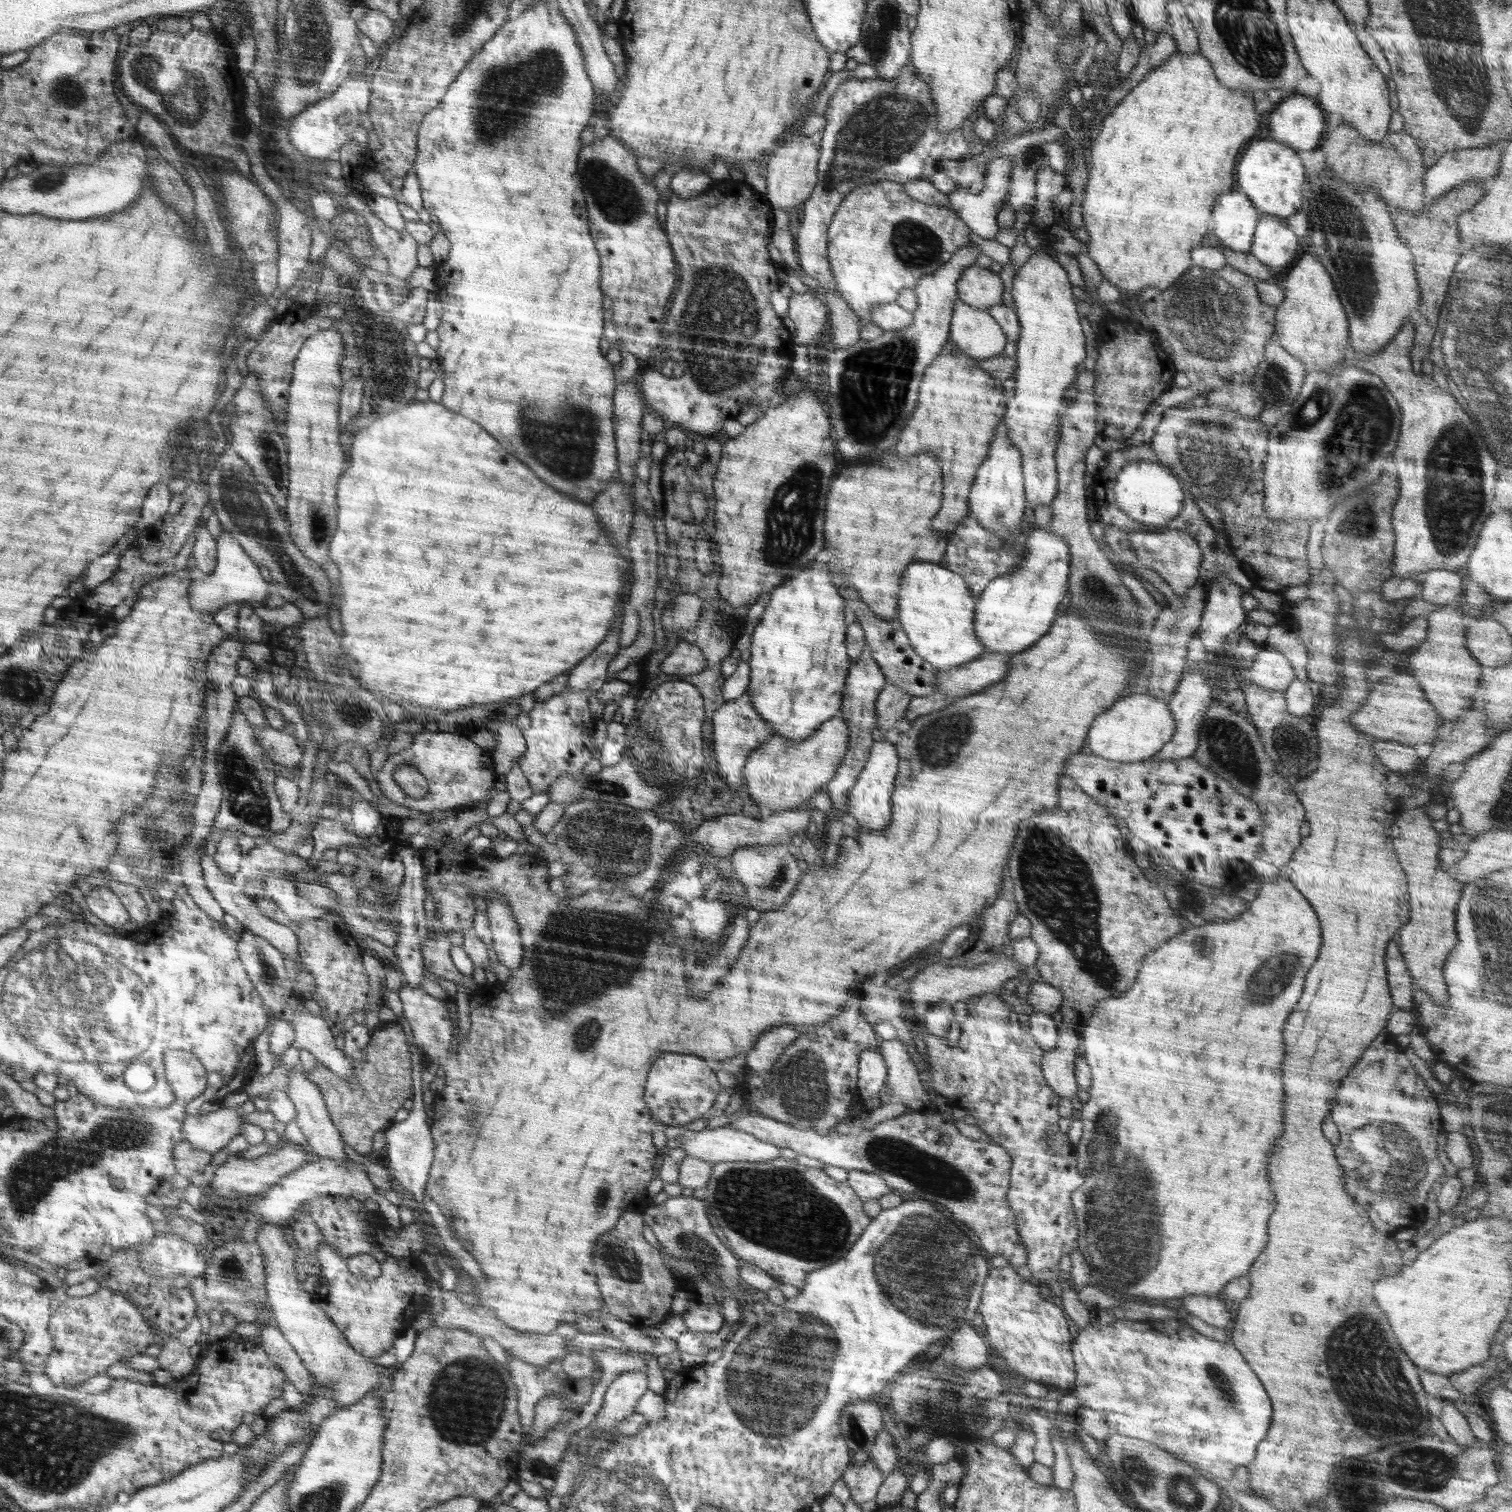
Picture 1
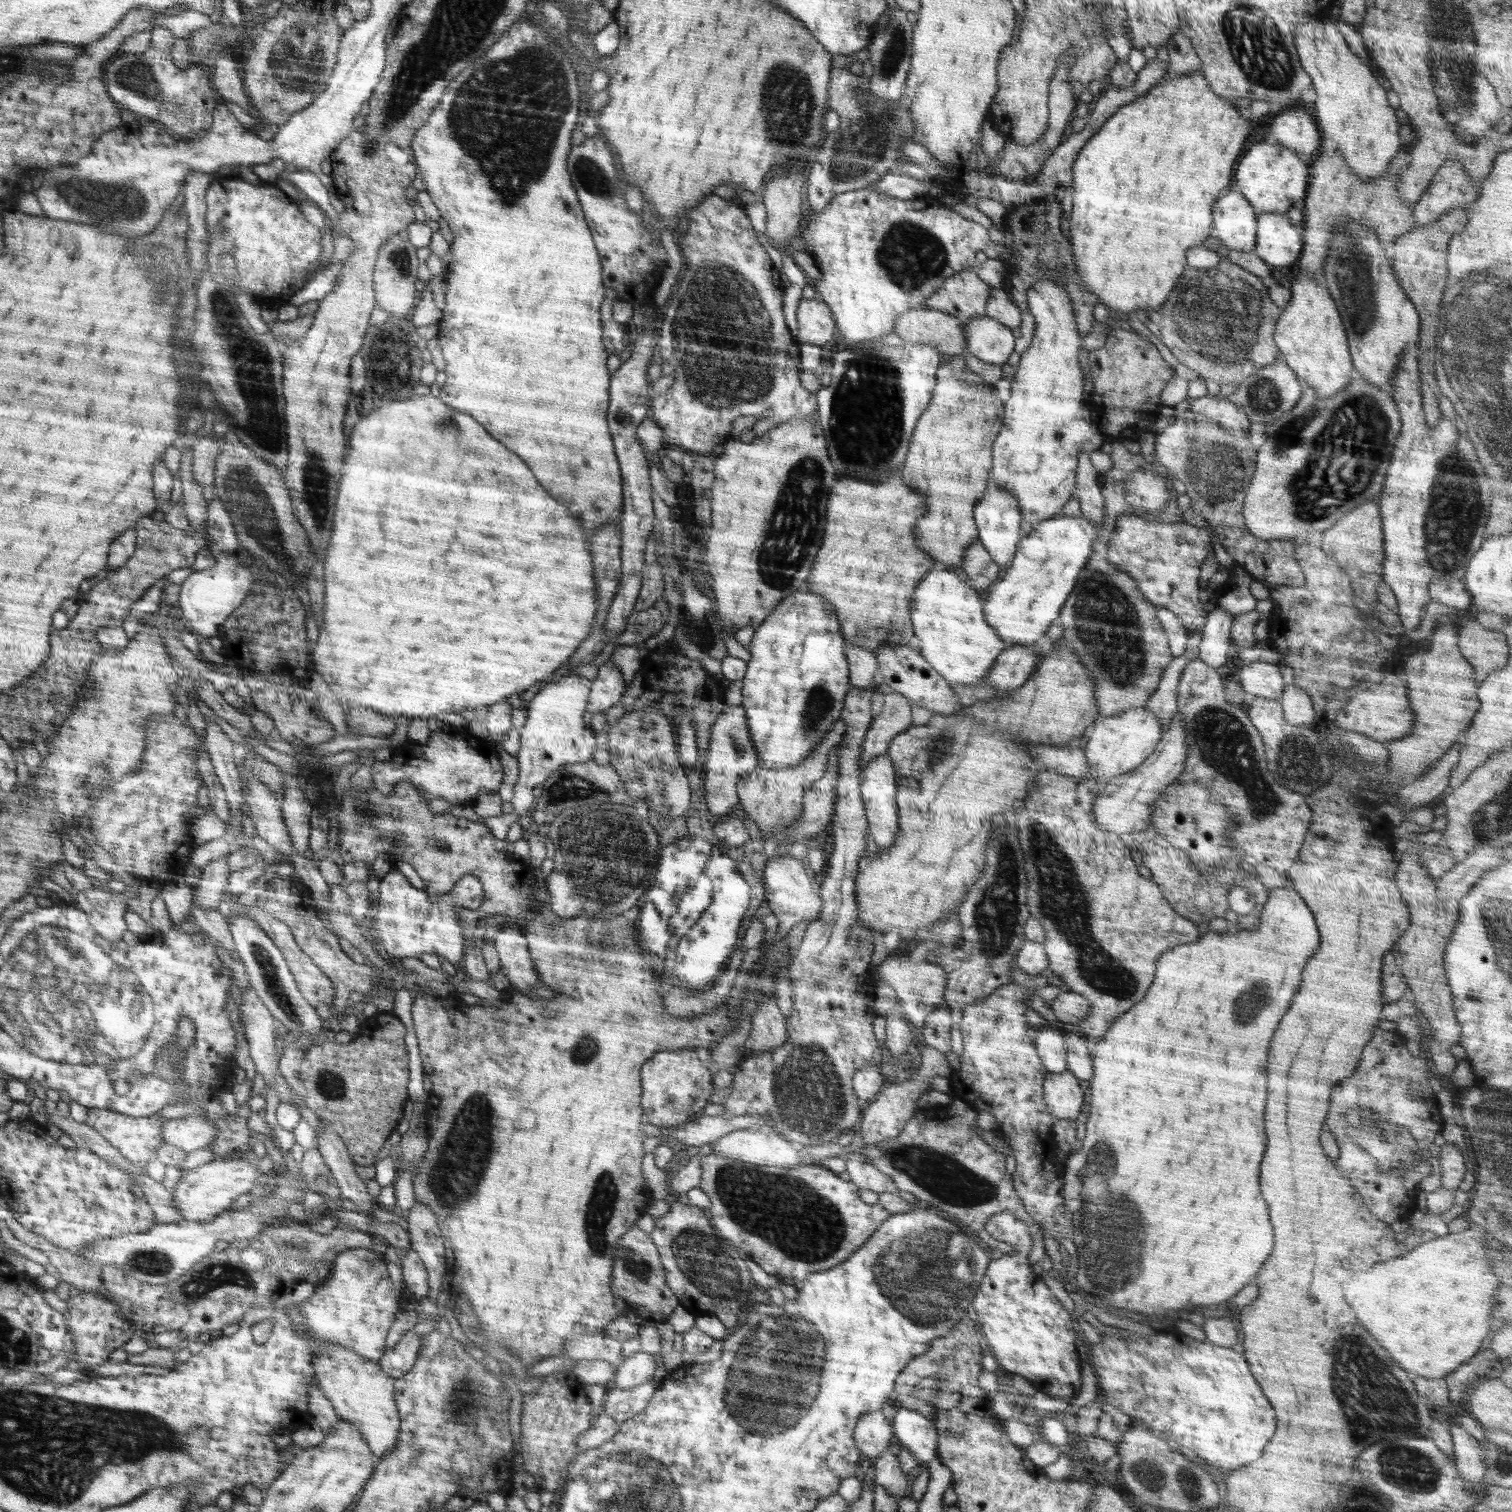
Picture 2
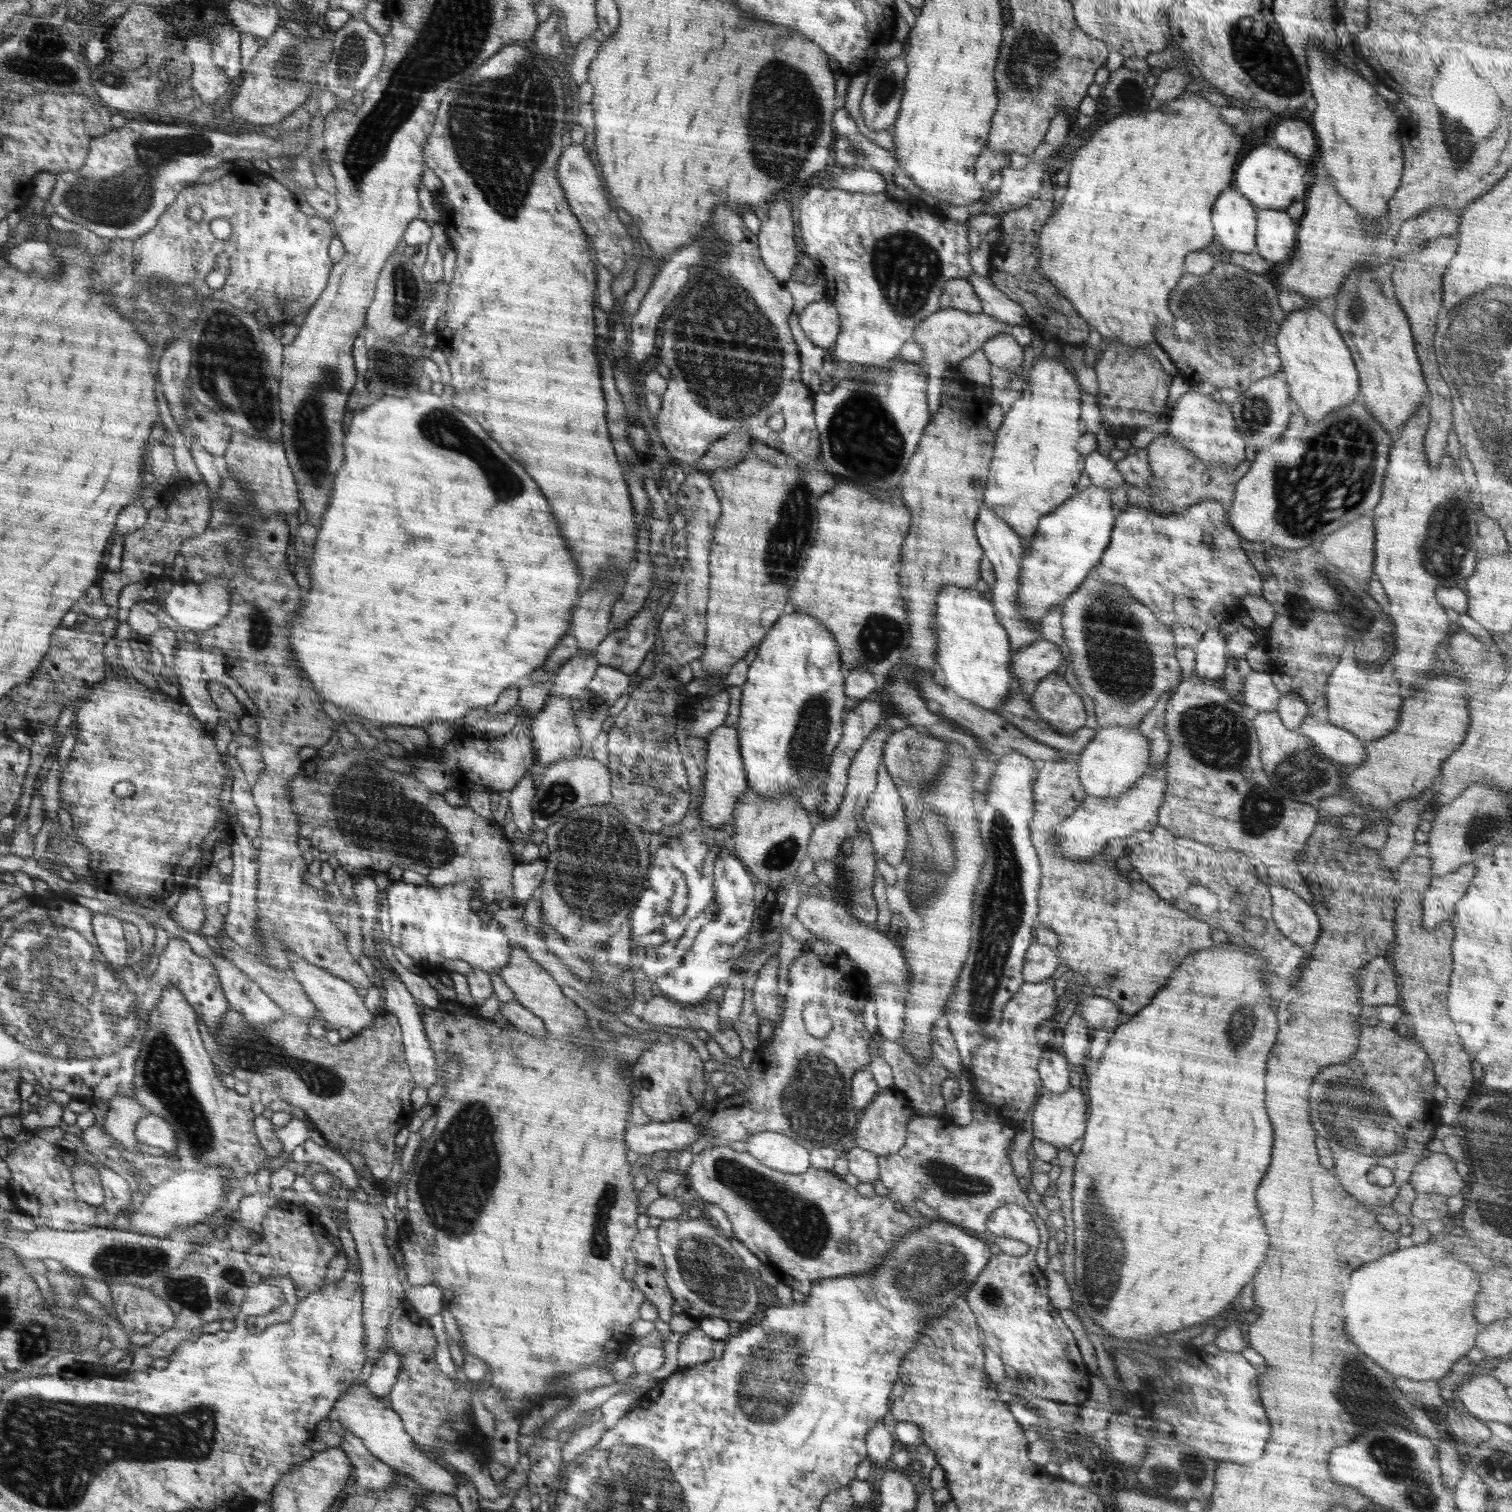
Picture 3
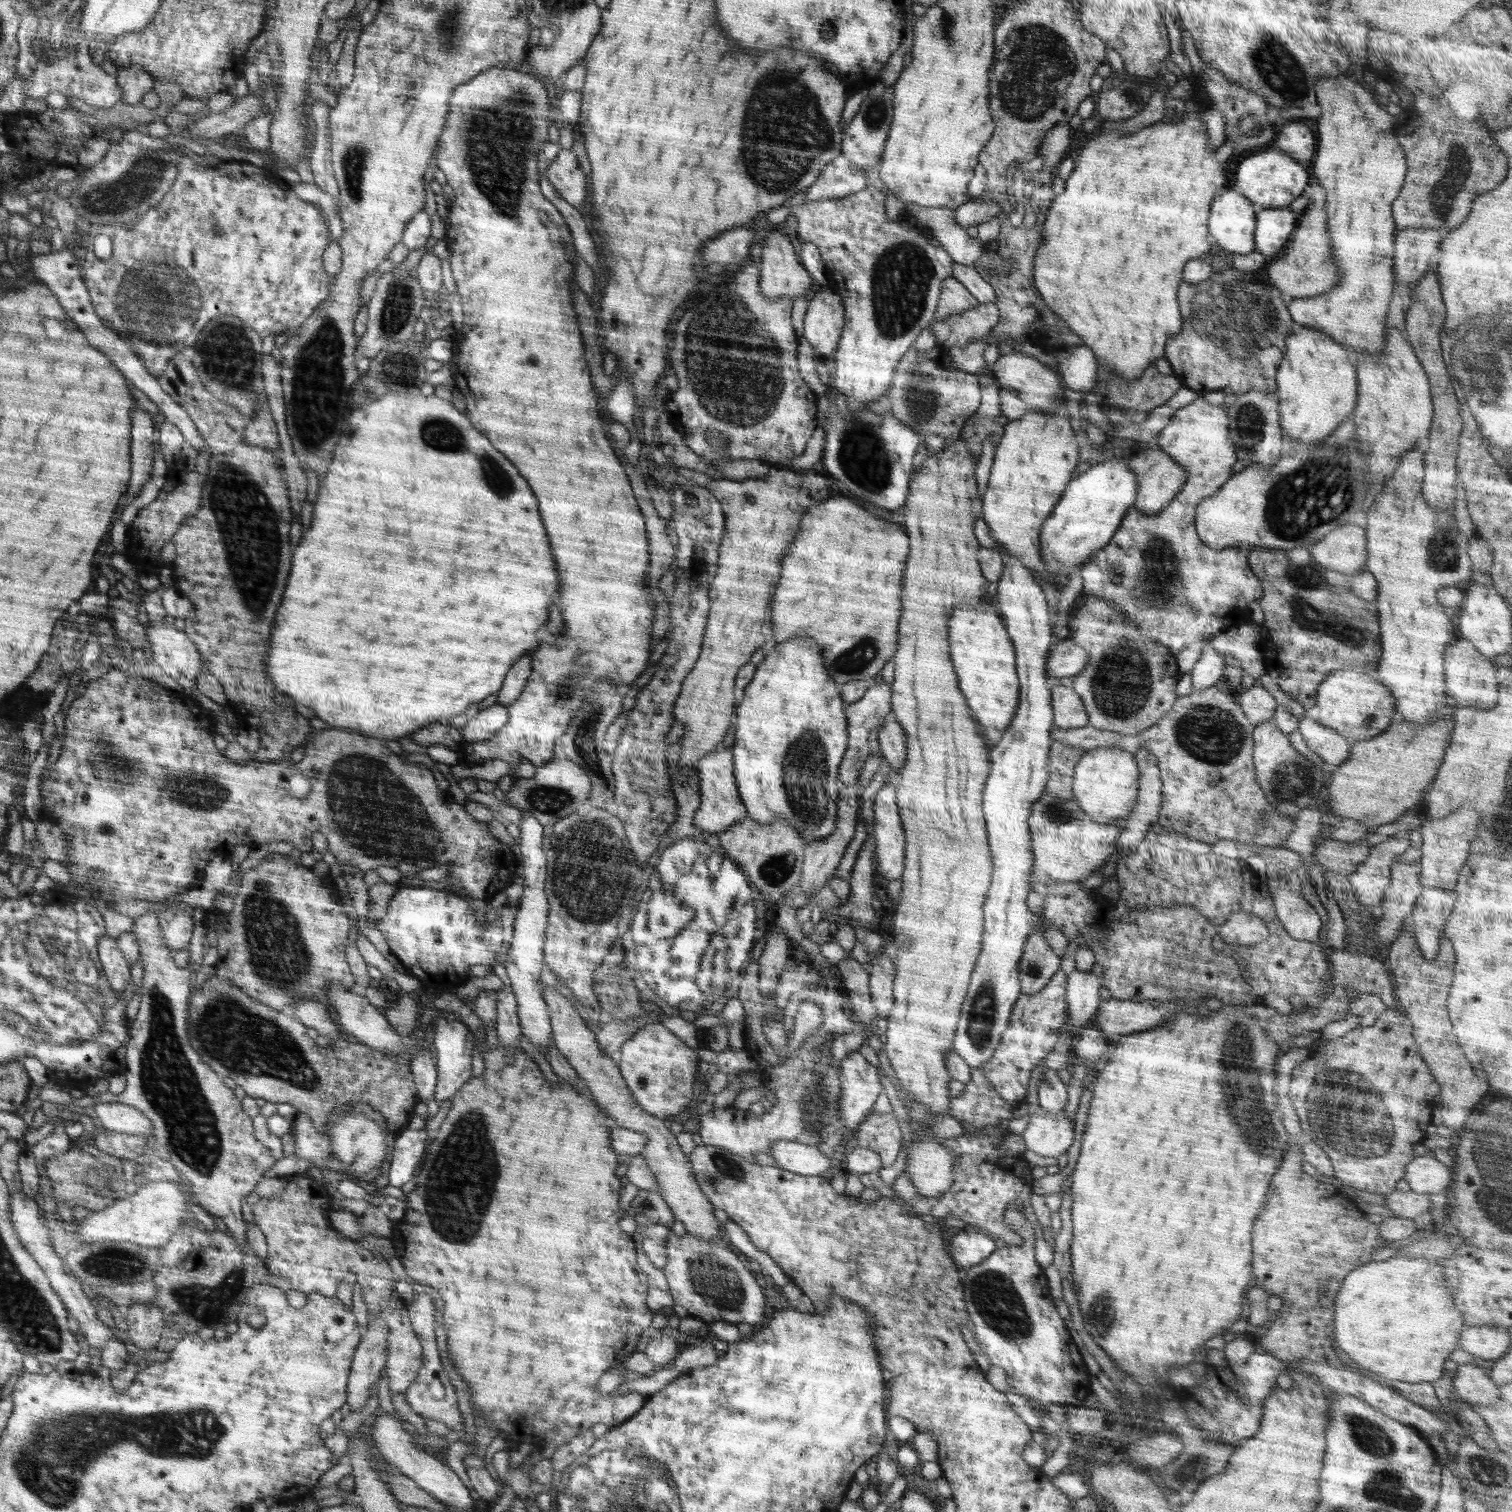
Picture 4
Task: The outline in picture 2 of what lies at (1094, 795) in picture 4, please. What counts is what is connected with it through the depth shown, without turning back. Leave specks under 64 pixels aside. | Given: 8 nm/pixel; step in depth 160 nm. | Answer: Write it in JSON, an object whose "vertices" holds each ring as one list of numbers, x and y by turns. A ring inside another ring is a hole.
{"vertices":[[1145,707,1126,710,1113,717,1099,717,1084,748,1092,779,1103,786,1112,777,1137,769,1148,758,1162,738,1163,728,1158,717]]}

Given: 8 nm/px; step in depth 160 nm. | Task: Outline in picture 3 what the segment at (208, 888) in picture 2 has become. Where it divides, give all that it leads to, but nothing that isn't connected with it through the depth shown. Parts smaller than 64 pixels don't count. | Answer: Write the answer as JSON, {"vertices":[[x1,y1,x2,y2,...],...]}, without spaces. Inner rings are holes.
{"vertices":[[193,883,186,892,182,892,176,906,172,908,172,920,185,931,197,933,204,925,206,914,201,892]]}

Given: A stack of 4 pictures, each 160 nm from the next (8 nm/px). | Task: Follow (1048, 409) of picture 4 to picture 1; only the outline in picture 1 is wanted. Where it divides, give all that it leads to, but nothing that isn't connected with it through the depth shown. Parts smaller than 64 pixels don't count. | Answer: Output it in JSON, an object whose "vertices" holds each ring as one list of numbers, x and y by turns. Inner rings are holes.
{"vertices":[[956,301,949,336,968,356,987,359,1000,355,1010,341,1002,329,988,311]]}

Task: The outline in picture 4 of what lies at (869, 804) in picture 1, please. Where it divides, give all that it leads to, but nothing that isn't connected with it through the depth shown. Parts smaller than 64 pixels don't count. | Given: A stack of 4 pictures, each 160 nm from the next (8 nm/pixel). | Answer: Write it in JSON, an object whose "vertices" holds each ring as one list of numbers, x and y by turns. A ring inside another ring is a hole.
{"vertices":[[885,783,874,798,875,821,873,823,873,833,875,836,875,852,878,856,876,865,878,866,878,872,886,880,900,879,905,867,906,841,899,808,896,804,896,789,891,783]]}

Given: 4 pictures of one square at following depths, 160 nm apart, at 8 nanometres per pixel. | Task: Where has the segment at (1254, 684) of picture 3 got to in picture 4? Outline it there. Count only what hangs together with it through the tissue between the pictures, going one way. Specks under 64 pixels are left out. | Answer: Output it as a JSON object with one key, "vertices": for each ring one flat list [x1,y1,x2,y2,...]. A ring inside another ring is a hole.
{"vertices":[[1260,683,1243,690,1236,698,1246,718,1254,725,1272,721,1277,708,1274,696]]}

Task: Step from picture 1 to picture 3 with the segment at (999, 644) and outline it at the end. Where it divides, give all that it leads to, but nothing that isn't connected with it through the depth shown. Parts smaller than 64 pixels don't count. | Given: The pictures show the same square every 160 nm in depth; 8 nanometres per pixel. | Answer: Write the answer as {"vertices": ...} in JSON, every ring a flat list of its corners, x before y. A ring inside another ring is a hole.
{"vertices":[[1094,486,1074,493,1054,512,1043,516,1029,548,1022,555,1022,574,1019,578,1019,612,1027,622,1041,624,1053,606,1064,603,1080,583,1098,566,1110,542,1114,528,1112,515,1112,486]]}

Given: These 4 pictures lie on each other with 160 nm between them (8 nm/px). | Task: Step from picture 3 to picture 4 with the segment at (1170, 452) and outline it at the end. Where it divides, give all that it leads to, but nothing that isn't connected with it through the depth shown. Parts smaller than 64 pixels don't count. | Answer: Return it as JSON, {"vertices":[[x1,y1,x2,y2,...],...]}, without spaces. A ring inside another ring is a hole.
{"vertices":[[1148,449,1132,458,1130,469,1137,478,1138,494,1133,505,1142,515,1156,515,1166,509,1182,489,1187,474,1162,449]]}

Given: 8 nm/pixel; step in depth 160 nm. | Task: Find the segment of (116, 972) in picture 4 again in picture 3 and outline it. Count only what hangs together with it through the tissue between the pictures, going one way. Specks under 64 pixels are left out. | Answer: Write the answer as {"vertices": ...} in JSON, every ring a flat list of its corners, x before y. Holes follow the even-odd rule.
{"vertices":[[96,914,92,918,93,936,104,960,116,972,123,971,133,956,124,938,123,922,109,914]]}

